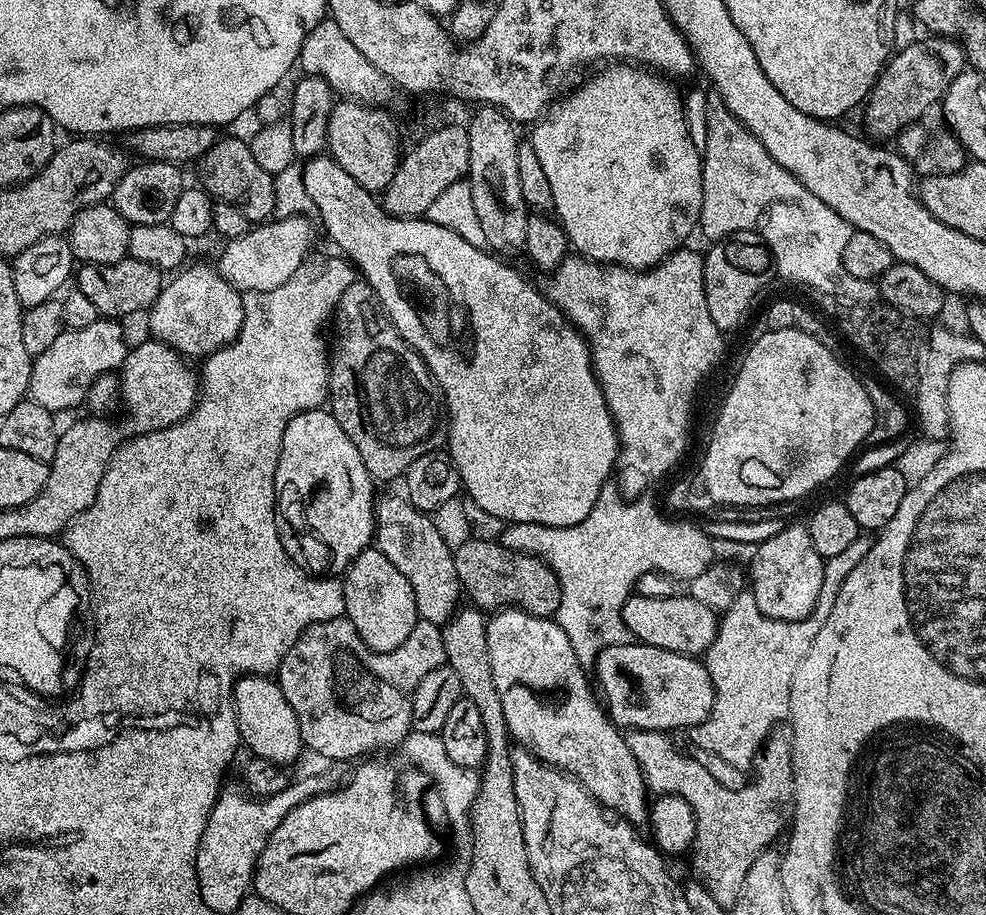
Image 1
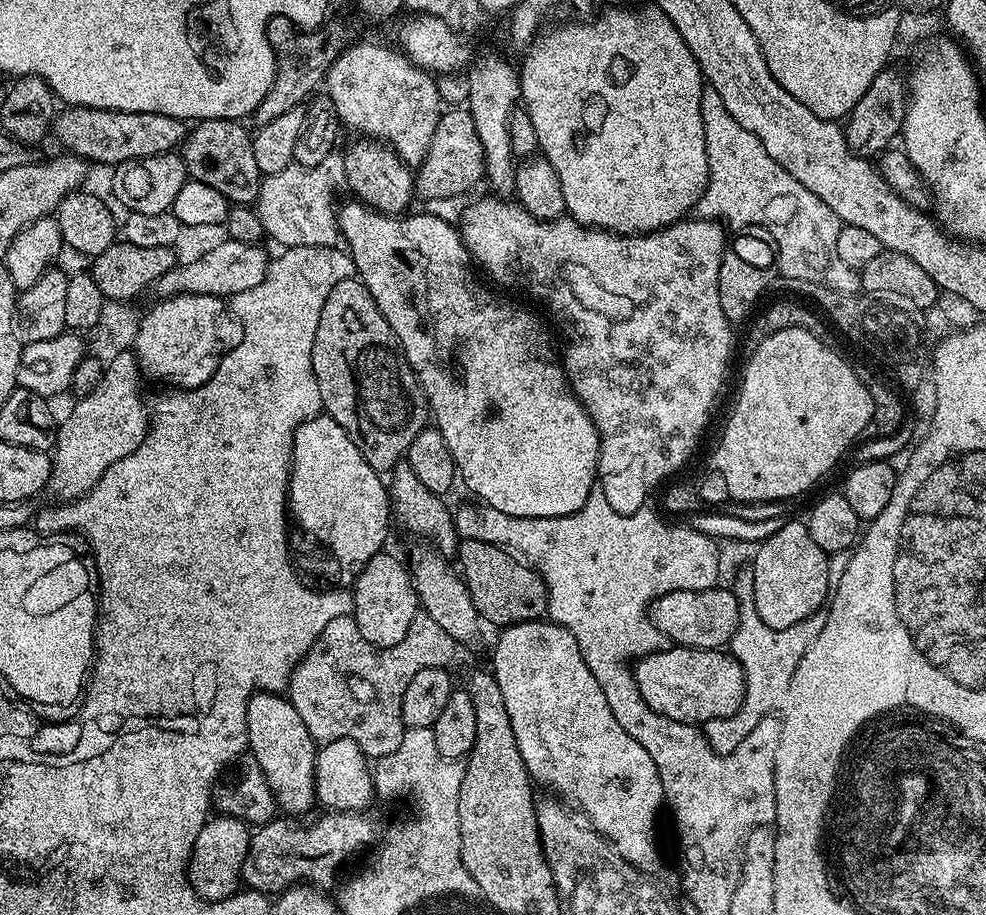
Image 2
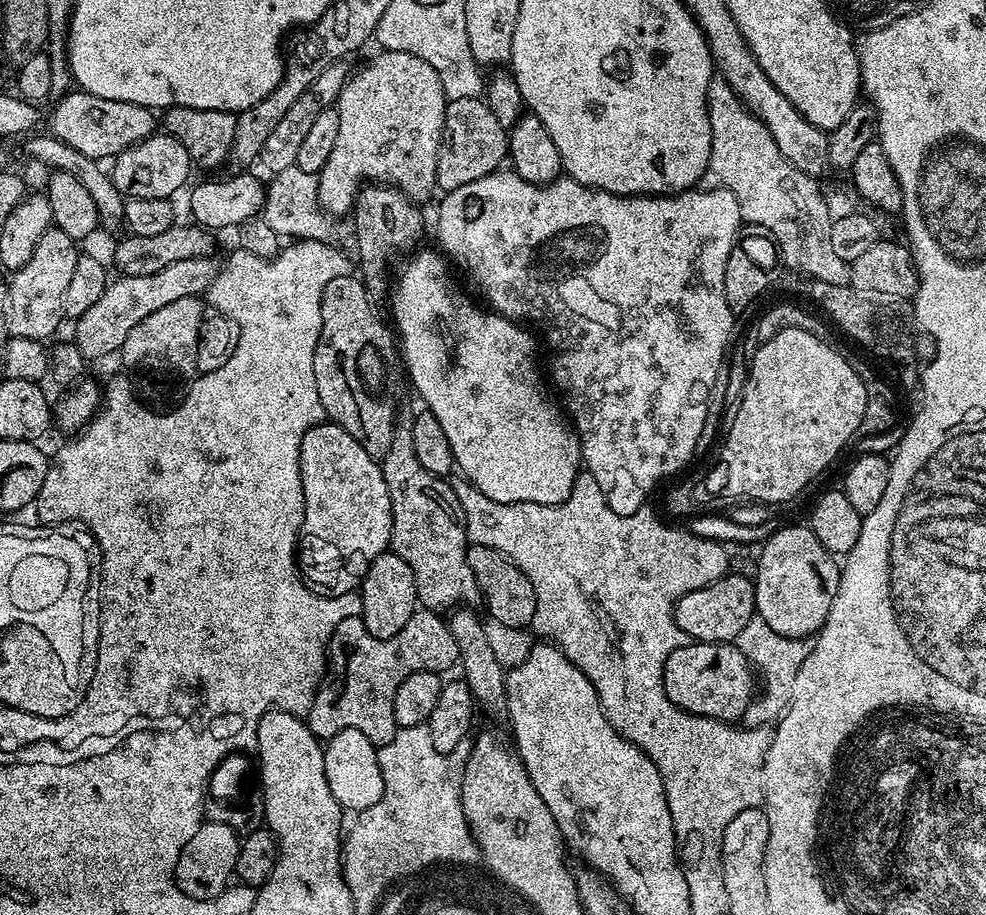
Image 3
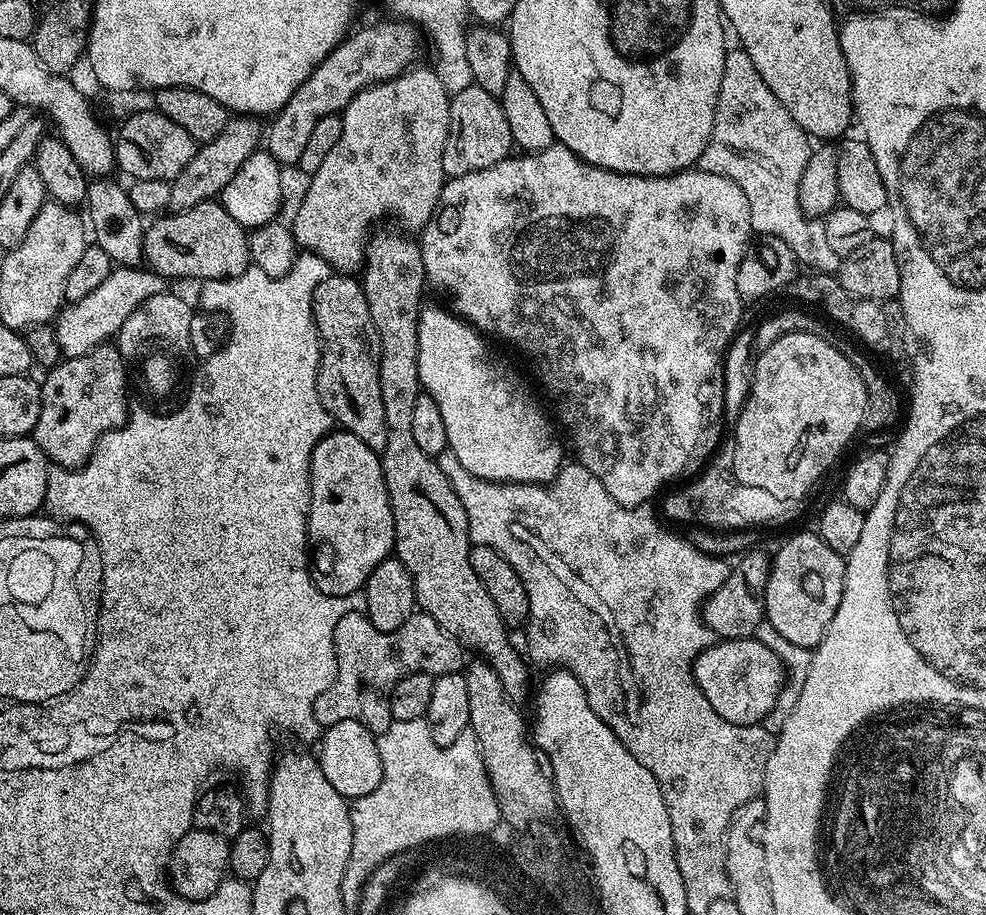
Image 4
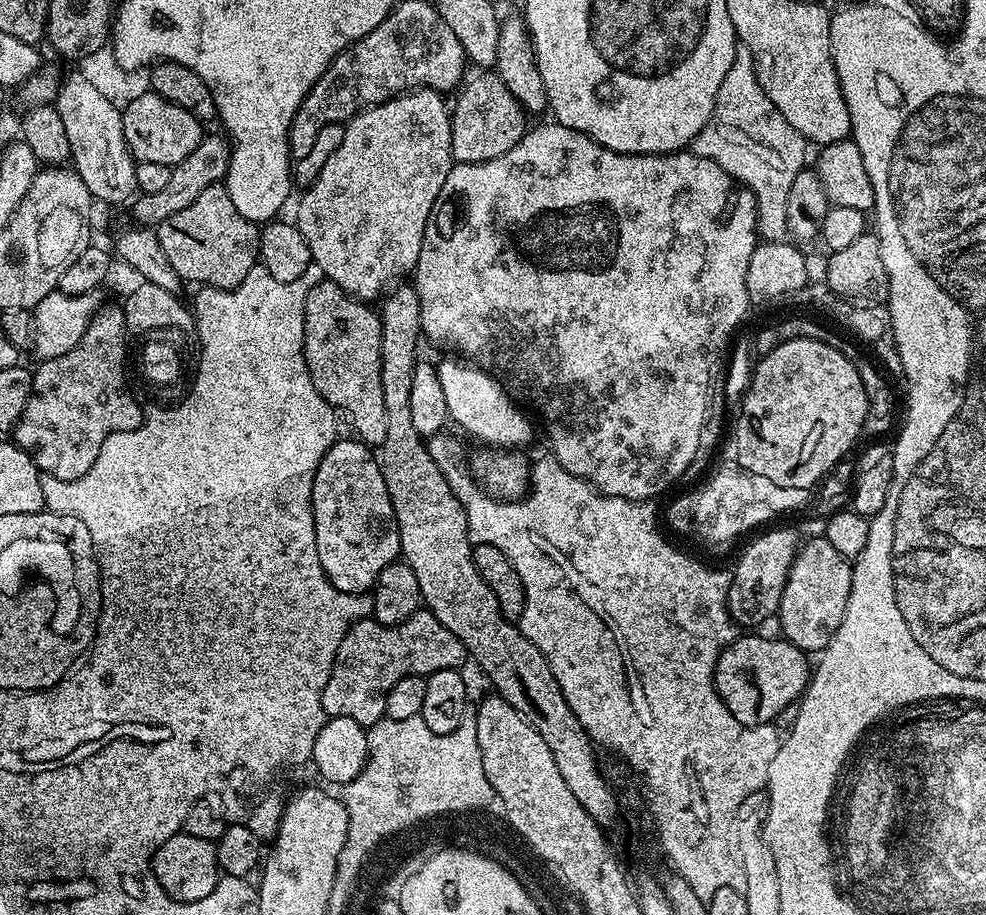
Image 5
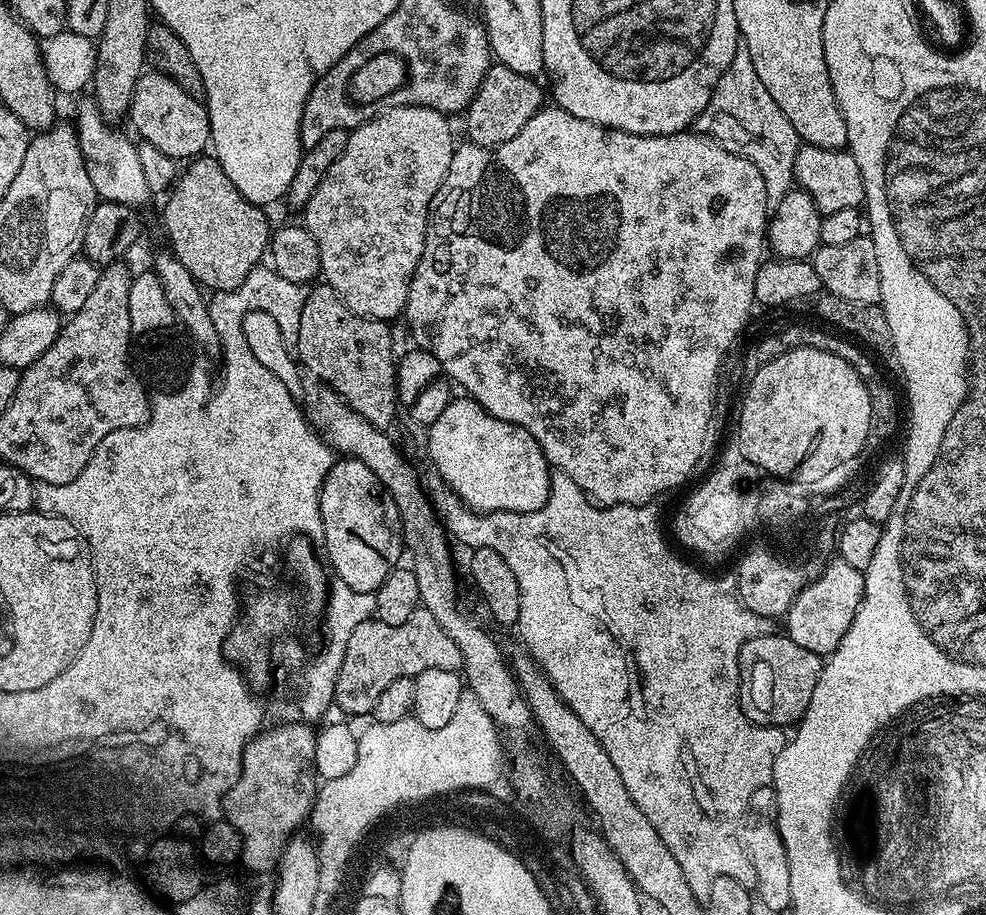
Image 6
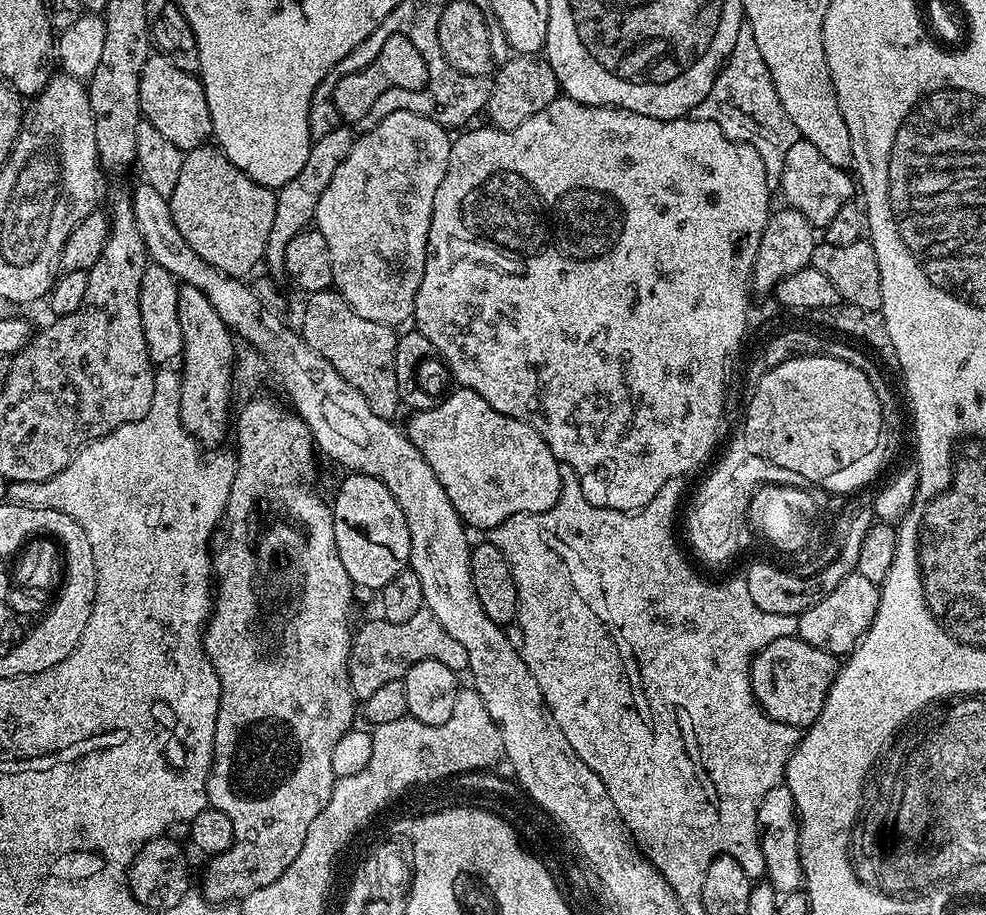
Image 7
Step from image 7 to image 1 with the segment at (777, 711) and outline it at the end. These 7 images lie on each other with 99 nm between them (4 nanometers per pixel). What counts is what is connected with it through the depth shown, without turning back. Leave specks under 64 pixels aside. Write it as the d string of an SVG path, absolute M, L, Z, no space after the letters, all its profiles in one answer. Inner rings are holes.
M639 642L603 648L594 665L594 684L602 693L608 717L621 730L641 728L669 734L675 728L690 730L705 720L716 701L716 685L703 659Z

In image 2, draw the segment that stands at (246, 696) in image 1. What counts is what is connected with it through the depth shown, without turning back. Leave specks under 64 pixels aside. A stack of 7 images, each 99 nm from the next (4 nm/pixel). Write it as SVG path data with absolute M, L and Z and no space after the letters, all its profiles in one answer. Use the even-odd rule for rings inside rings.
M255 692L246 706L248 748L255 767L266 774L270 790L276 796L277 805L285 813L308 812L318 803L316 794L317 741L312 739L306 722L298 718L298 710L288 701L287 695L274 692Z

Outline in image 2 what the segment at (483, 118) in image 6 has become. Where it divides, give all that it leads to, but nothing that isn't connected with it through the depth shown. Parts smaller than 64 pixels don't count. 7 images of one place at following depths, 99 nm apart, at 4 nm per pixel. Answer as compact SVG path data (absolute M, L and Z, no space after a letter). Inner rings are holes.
M452 106L441 111L438 126L434 126L434 138L426 158L415 169L414 192L428 200L452 200L468 192L476 183L485 179L482 142L478 142L478 130L474 130L474 118L467 107Z

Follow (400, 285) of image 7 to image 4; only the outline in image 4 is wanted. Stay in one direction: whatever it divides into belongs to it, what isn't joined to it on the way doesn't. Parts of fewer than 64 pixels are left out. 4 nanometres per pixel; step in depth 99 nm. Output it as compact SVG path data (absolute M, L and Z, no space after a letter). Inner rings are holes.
M413 66L408 71L403 72L401 76L395 76L393 80L387 80L362 90L345 106L342 113L342 138L338 138L334 150L330 150L330 154L326 154L322 166L318 166L318 170L311 173L309 180L312 181L309 182L308 189L305 190L304 197L301 198L300 205L297 206L292 220L290 219L290 227L297 245L305 252L313 252L315 256L323 258L328 263L329 269L335 270L337 273L352 274L363 265L364 251L368 249L368 238L377 225L381 223L379 220L383 216L393 216L394 219L401 220L405 224L405 226L403 225L405 229L416 228L415 230L422 230L428 225L430 218L436 215L436 203L440 201L440 192L444 189L446 183L446 177L442 170L442 154L448 144L448 123L450 122L452 102L445 87L442 86L438 74L431 67L420 67Z

